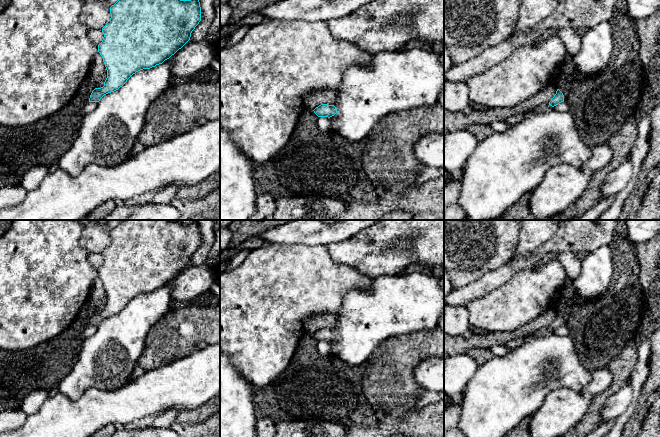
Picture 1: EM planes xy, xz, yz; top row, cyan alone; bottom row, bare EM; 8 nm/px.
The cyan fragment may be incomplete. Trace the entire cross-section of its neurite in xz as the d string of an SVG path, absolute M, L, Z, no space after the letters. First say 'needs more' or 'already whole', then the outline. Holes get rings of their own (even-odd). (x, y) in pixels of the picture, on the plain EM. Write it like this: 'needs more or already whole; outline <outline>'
already whole; outline M321 328L318 331L316 331L314 334L314 337L318 341L332 341L337 337L336 331L334 329L328 329L328 328Z

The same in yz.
already whole; outline M557 313L556 318L554 319L554 321L549 326L549 329L554 331L563 325L564 325L564 319L559 313Z

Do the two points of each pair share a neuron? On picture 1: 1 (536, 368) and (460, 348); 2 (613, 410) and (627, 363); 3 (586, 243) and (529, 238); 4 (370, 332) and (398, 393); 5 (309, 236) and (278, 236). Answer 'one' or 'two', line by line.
1: two
2: two
3: two
4: two
5: one

